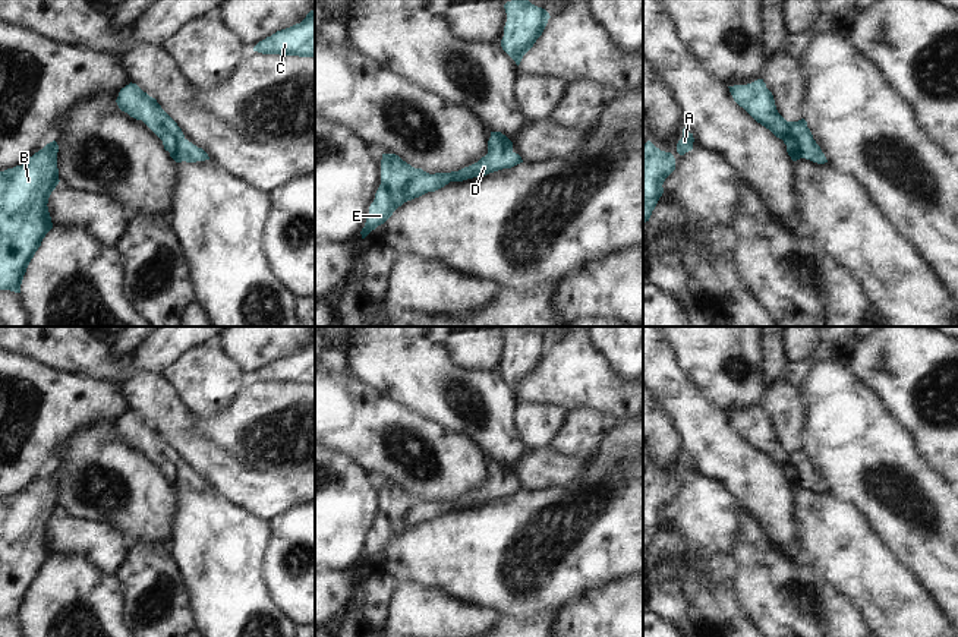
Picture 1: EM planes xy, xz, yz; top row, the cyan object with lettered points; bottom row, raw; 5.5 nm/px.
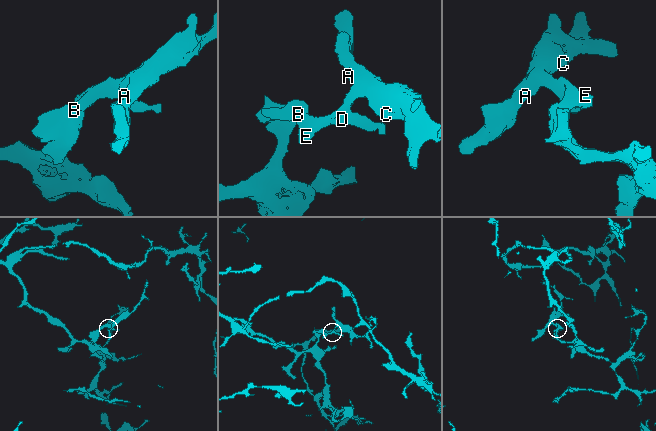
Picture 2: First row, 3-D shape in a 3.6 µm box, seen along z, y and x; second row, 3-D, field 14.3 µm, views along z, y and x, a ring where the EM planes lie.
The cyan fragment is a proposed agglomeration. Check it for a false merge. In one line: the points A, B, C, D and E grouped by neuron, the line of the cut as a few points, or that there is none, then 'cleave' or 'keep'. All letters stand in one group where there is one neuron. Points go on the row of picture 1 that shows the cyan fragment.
A B C D E; no cut; keep

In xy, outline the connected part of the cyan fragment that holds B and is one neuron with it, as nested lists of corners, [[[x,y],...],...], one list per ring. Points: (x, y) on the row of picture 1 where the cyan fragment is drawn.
[[[56,141],[23,161],[22,165],[0,171],[0,290],[21,293],[26,268],[53,228],[48,198],[59,185],[59,145]]]

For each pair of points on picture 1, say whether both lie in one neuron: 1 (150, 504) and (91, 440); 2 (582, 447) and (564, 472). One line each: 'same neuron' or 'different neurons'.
1: same neuron
2: different neurons

